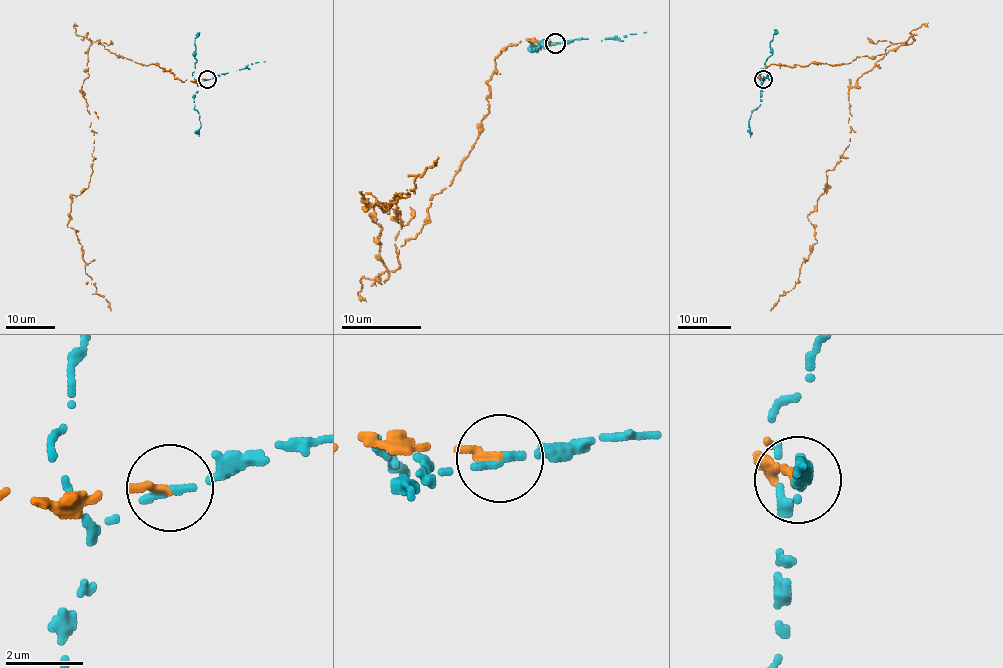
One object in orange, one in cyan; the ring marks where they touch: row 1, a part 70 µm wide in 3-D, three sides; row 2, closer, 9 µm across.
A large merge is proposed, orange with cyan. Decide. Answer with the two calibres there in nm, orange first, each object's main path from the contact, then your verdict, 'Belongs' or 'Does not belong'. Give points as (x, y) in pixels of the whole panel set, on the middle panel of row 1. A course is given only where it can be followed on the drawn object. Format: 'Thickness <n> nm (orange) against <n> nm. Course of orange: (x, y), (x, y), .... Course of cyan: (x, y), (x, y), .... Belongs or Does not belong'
Thickness 220 nm (orange) against 280 nm. Course of orange: (554, 44), (495, 59), (389, 272), (369, 216), (398, 221), (395, 199), (361, 192), (386, 210), (438, 158). Course of cyan: (554, 44), (541, 46), (529, 39), (535, 47), (531, 50), (531, 44), (535, 50). Does not belong

